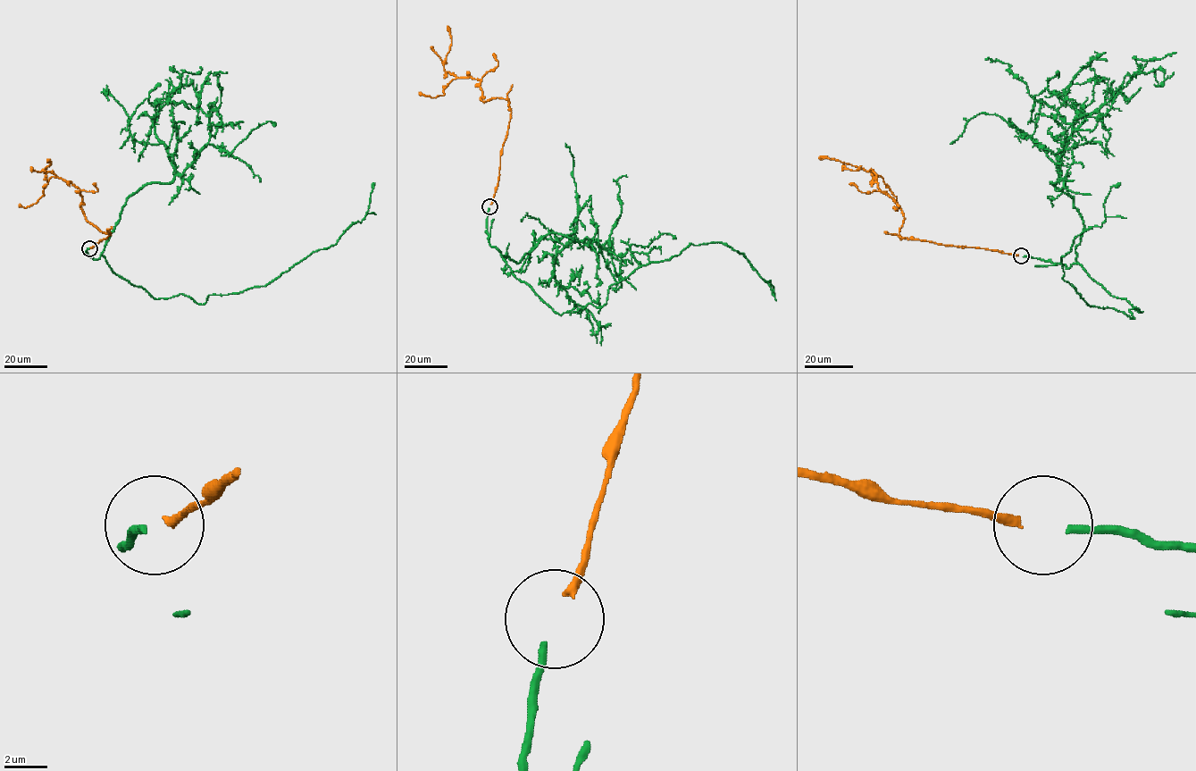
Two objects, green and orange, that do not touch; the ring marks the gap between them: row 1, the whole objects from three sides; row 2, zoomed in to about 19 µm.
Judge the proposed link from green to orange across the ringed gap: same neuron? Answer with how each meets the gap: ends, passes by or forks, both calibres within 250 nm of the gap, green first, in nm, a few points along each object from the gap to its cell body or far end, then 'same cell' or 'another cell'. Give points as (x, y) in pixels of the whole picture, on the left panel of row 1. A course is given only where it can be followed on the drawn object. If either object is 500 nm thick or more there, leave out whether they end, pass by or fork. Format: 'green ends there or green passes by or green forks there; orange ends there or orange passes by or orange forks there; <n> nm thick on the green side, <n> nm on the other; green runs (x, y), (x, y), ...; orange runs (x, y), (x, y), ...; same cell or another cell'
green ends there; orange ends there; 320 nm thick on the green side, 400 nm on the other; green runs (88, 248), (154, 298), (183, 294), (204, 304), (209, 295), (267, 285), (335, 245), (365, 217), (374, 183); orange runs (90, 247), (111, 233), (101, 232), (86, 219), (79, 189), (50, 171), (44, 172), (51, 163), (46, 160); same cell

